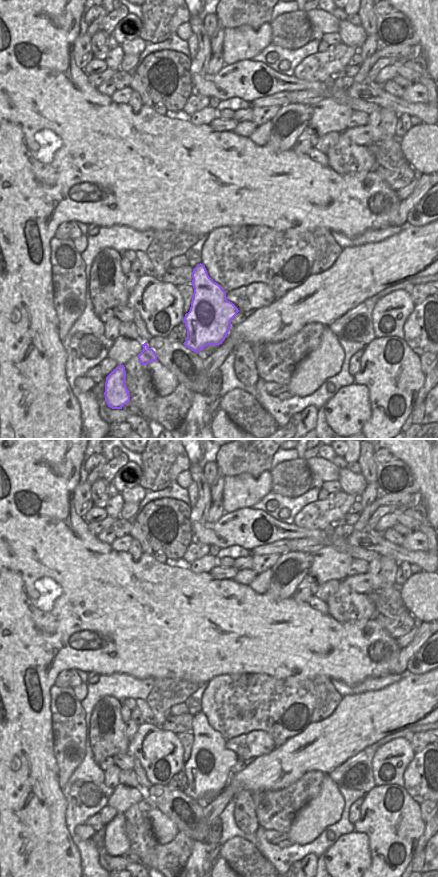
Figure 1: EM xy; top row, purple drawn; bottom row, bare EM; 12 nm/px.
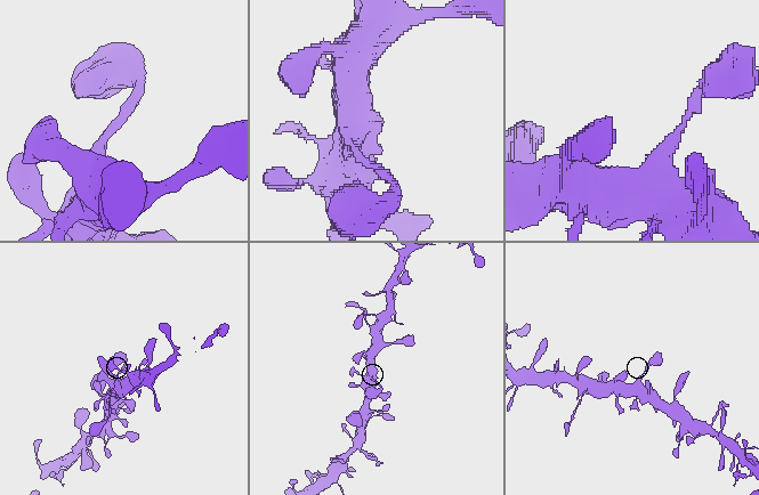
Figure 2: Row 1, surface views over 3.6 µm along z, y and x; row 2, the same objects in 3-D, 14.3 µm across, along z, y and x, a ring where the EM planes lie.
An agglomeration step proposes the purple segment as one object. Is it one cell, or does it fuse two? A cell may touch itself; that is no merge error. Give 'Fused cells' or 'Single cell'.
Single cell

